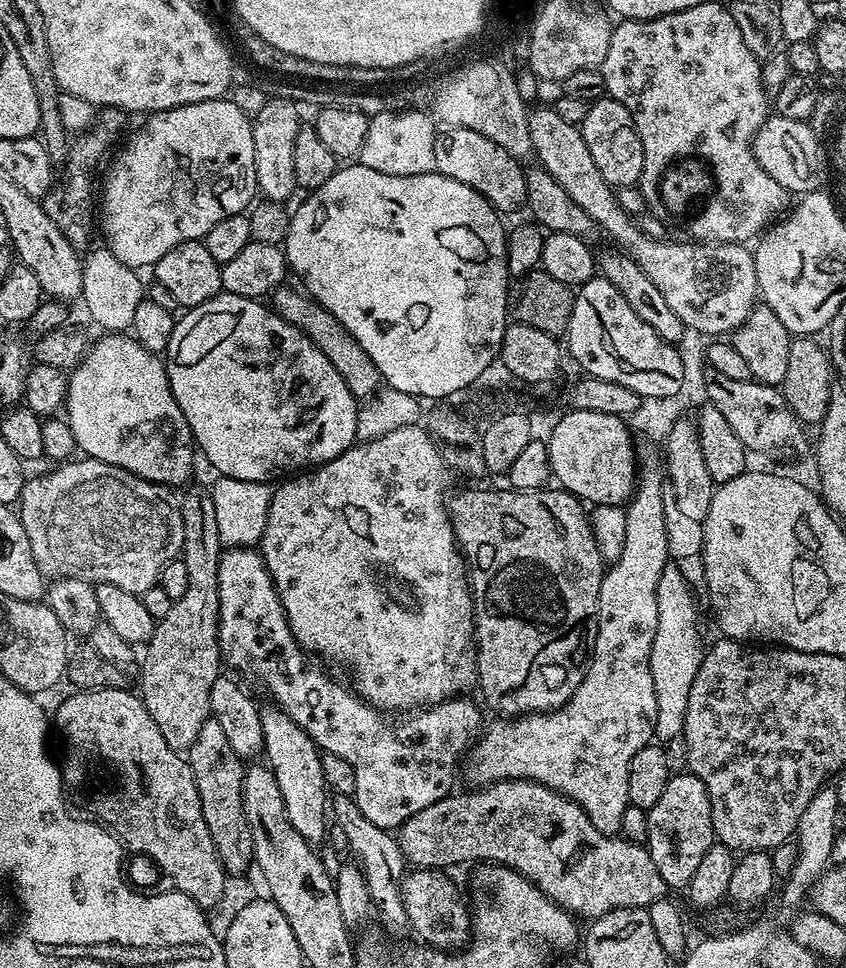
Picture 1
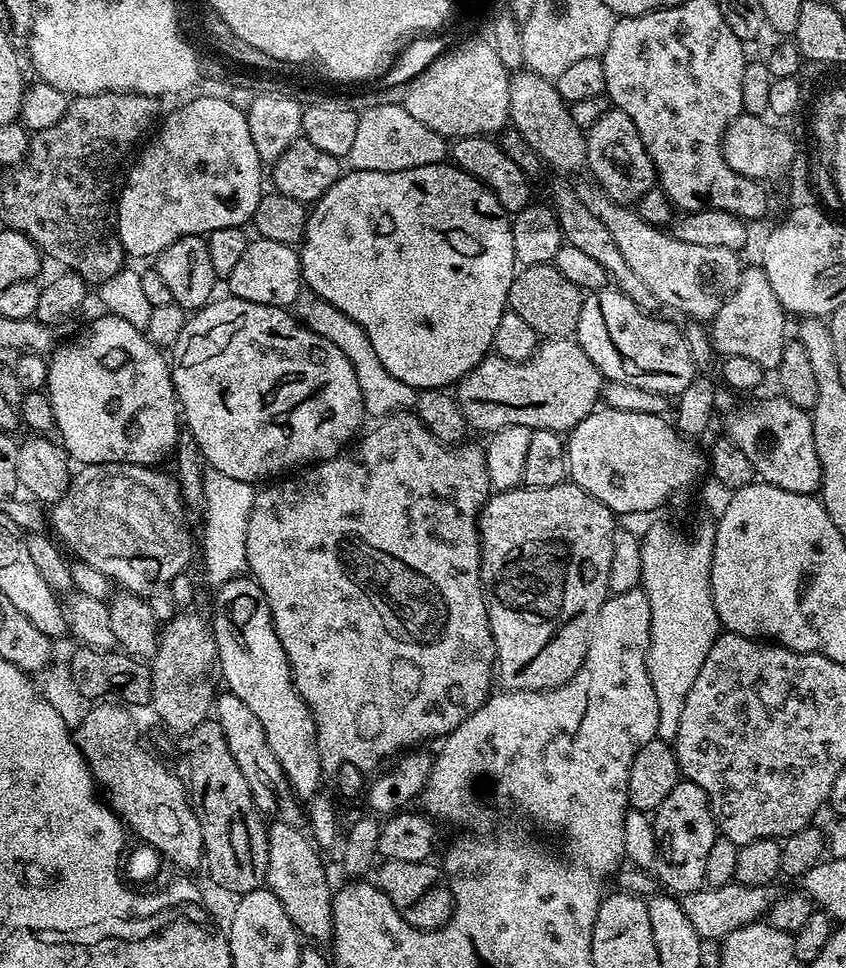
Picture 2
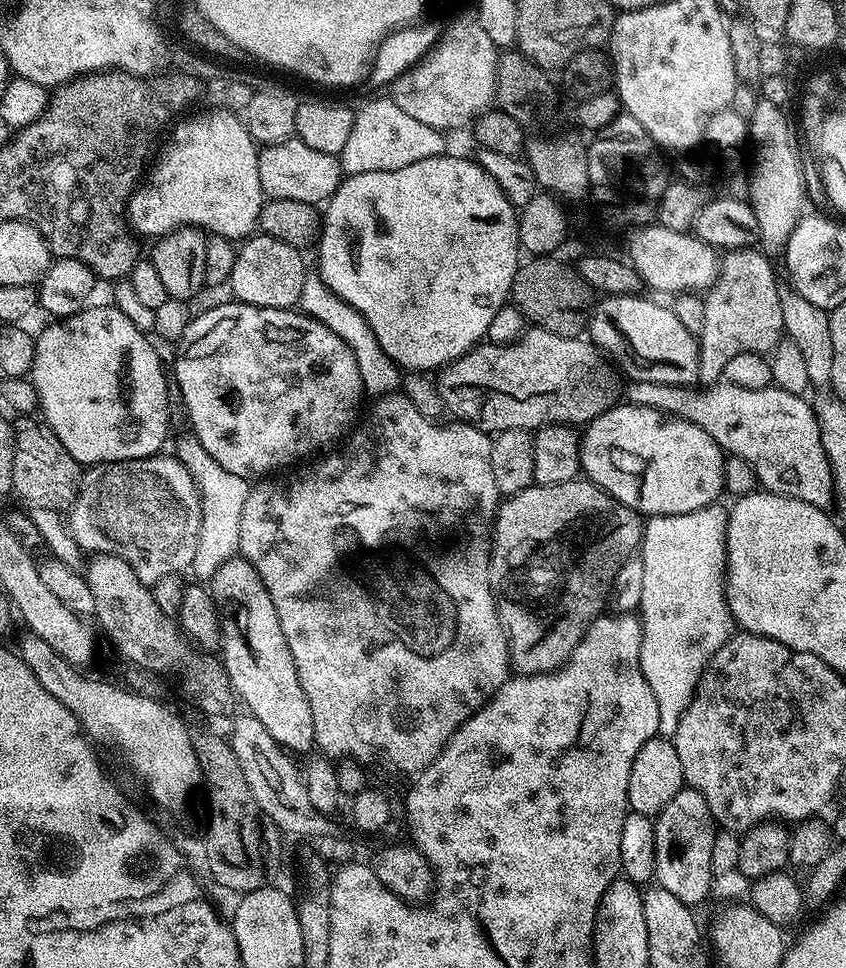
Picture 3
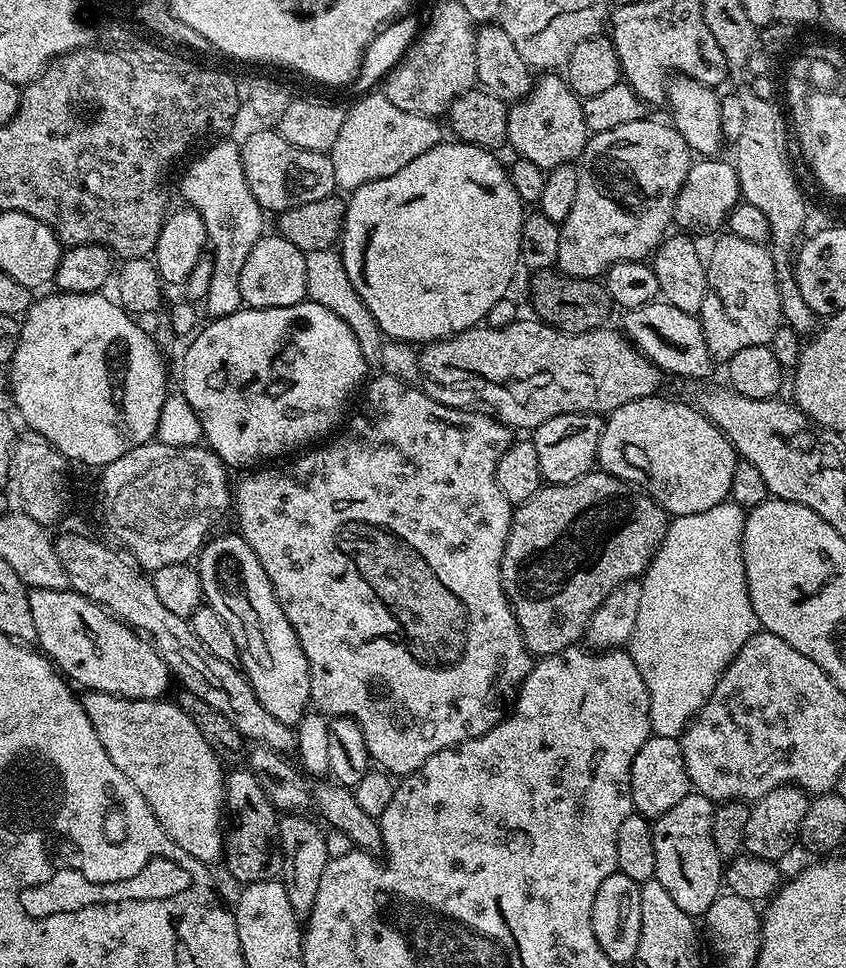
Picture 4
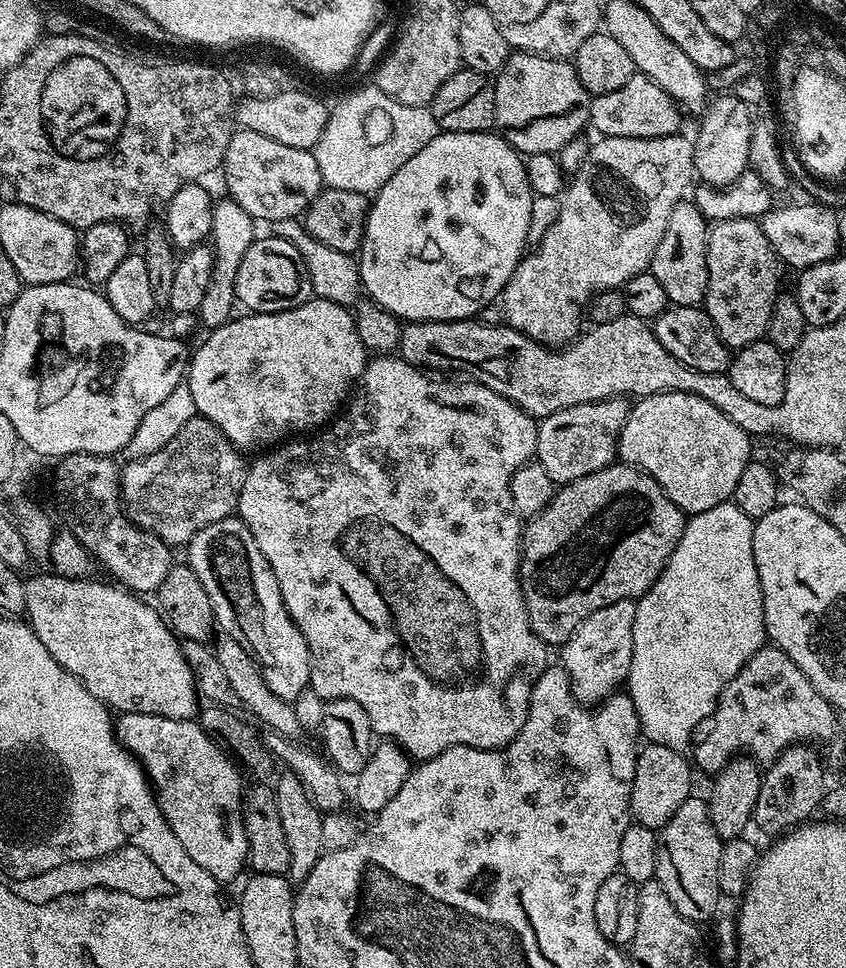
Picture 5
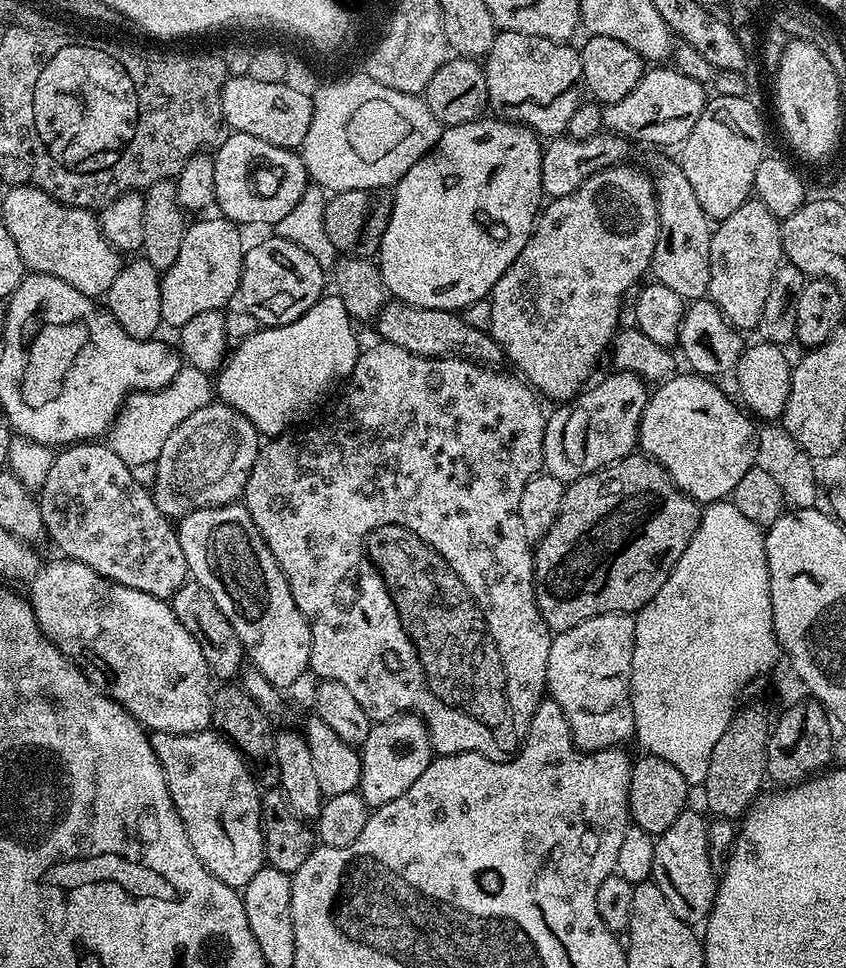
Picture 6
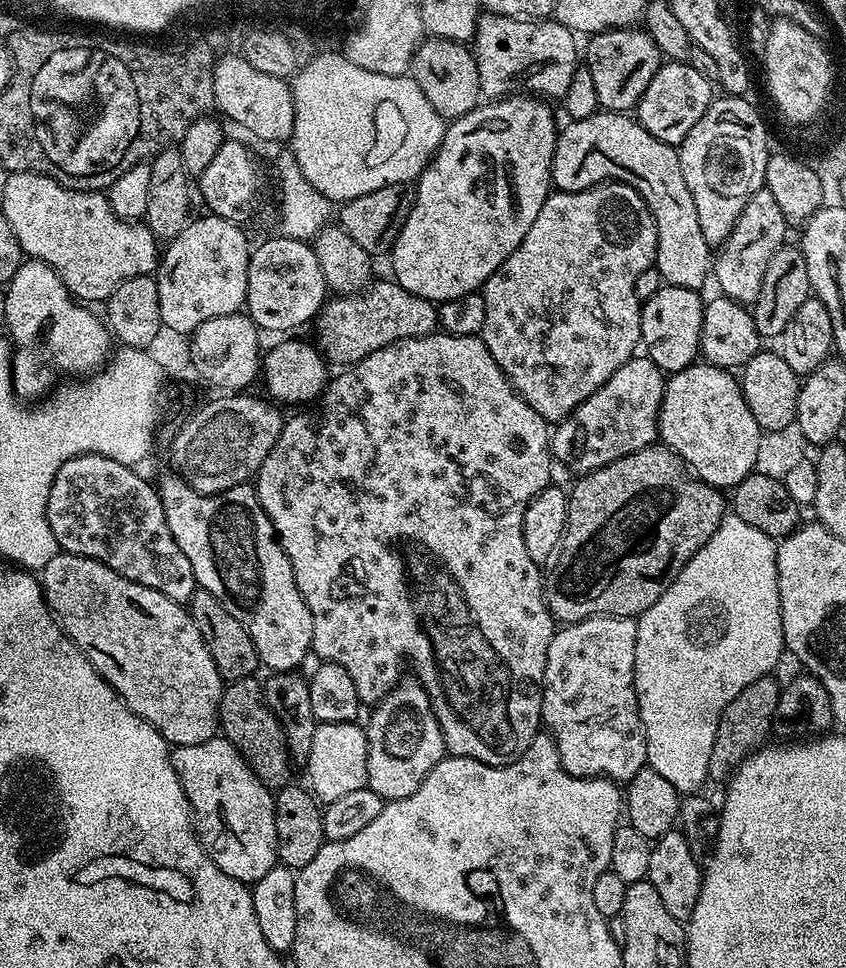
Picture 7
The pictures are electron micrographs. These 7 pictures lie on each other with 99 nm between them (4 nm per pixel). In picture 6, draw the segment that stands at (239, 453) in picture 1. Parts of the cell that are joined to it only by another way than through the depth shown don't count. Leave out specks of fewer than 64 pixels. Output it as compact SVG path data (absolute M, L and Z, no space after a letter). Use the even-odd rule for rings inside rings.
M321 298L317 304L310 306L310 310L306 310L306 314L302 314L302 318L298 318L294 322L286 322L277 328L261 327L259 330L256 330L260 332L254 333L253 336L246 337L236 349L235 347L231 349L230 355L224 361L220 370L215 373L214 392L218 397L219 403L228 404L234 410L241 412L242 415L253 424L261 437L271 438L280 435L282 432L289 431L293 426L299 425L301 421L303 421L300 419L302 419L336 383L339 385L341 382L347 381L349 374L354 370L356 360L360 357L362 351L362 344L356 341L356 332L352 329L352 326L354 326L354 320L348 315L346 307L343 306L343 302L340 301L339 298L332 298L329 304L327 304L327 299Z

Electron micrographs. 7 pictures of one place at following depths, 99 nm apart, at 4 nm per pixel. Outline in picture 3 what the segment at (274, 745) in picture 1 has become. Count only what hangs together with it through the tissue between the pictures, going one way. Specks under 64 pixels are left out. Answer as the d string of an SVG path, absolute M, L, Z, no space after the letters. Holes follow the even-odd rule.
M233 558L218 566L212 575L210 591L216 599L216 607L222 617L222 659L224 669L239 703L266 726L267 733L280 747L289 753L313 751L314 714L310 714L310 702L298 682L298 670L286 646L282 634L282 622L278 622L278 610L258 578L258 570L243 558Z

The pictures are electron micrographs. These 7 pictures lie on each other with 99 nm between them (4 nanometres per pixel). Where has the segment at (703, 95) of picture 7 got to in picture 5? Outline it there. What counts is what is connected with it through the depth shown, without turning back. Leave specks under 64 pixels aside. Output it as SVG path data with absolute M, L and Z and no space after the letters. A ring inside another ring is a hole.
M635 75L630 82L624 83L619 90L610 90L610 94L598 94L588 101L588 122L591 131L600 133L601 137L613 136L674 136L681 131L680 116L682 109L676 99L658 82L649 76Z

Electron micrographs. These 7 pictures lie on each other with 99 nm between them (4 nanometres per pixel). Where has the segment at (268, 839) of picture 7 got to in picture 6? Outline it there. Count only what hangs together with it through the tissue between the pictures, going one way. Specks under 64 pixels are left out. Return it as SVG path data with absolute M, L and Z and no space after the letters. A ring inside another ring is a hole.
M205 730L195 732L194 734L170 734L169 732L152 732L150 736L152 749L158 758L158 762L164 771L166 778L166 786L170 790L170 798L174 802L174 806L178 810L178 814L182 818L182 826L186 830L186 834L190 838L190 846L194 846L194 854L198 854L198 858L202 862L202 866L206 866L206 870L210 874L214 874L214 878L218 878L222 882L226 882L226 886L243 890L250 882L250 878L254 878L254 874L258 874L260 868L265 867L264 858L264 831L262 830L262 822L260 821L260 797L261 789L256 783L256 779L250 774L250 770L244 765L244 760L238 754L238 750L230 741L224 739L219 732L215 730Z

